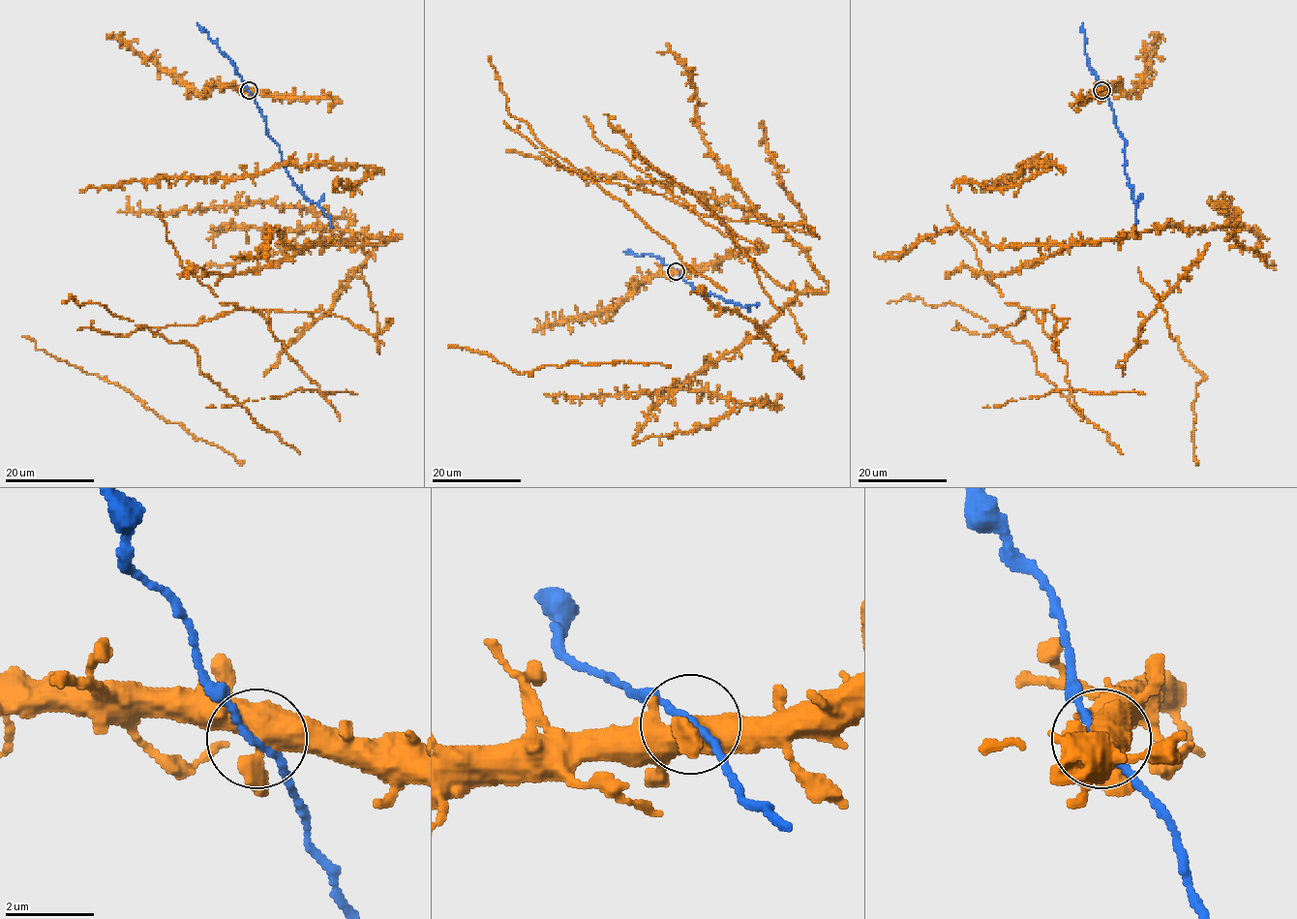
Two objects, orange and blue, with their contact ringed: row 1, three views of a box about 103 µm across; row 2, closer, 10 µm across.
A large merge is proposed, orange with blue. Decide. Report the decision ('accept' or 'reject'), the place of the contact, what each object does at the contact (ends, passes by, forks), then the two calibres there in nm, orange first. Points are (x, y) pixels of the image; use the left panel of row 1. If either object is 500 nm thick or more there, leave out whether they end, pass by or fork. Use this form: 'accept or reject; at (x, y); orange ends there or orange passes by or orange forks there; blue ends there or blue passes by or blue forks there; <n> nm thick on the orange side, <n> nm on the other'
accept; at (249, 90); orange forks there; blue passes by; 480 nm thick on the orange side, 150 nm on the other

